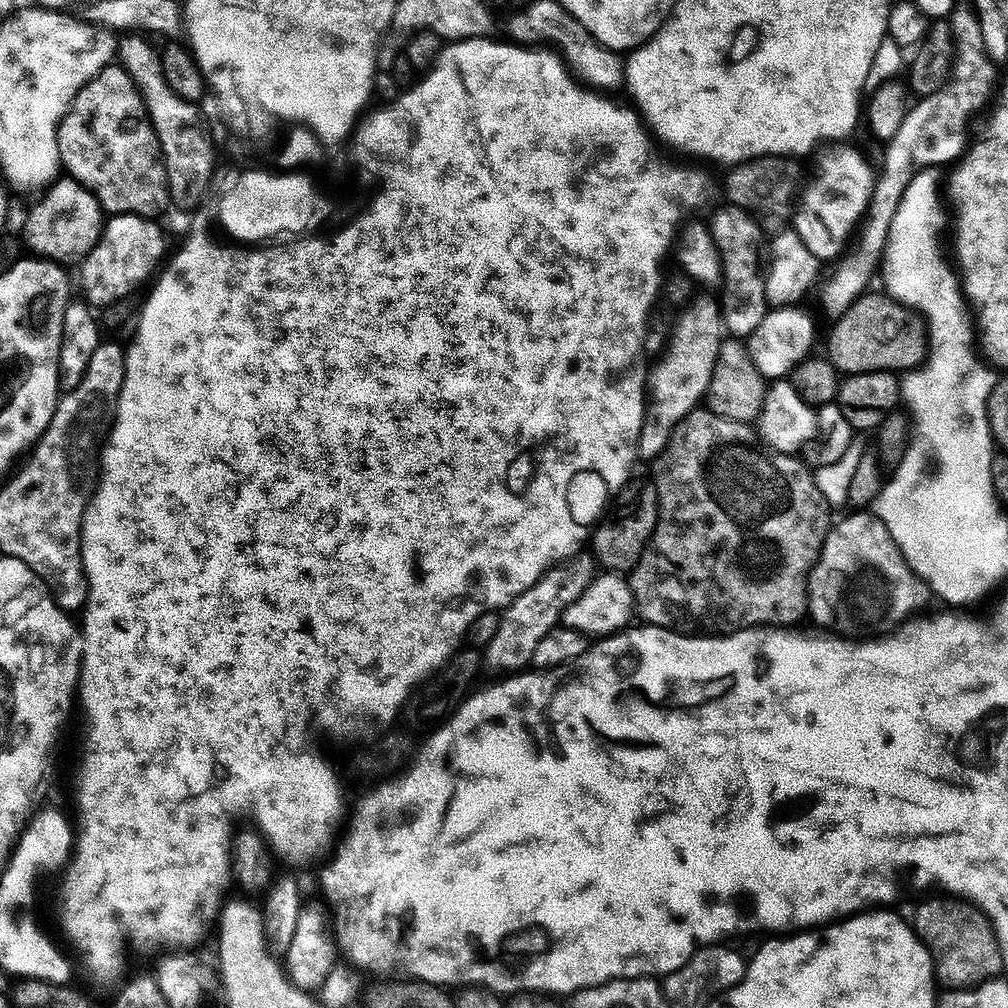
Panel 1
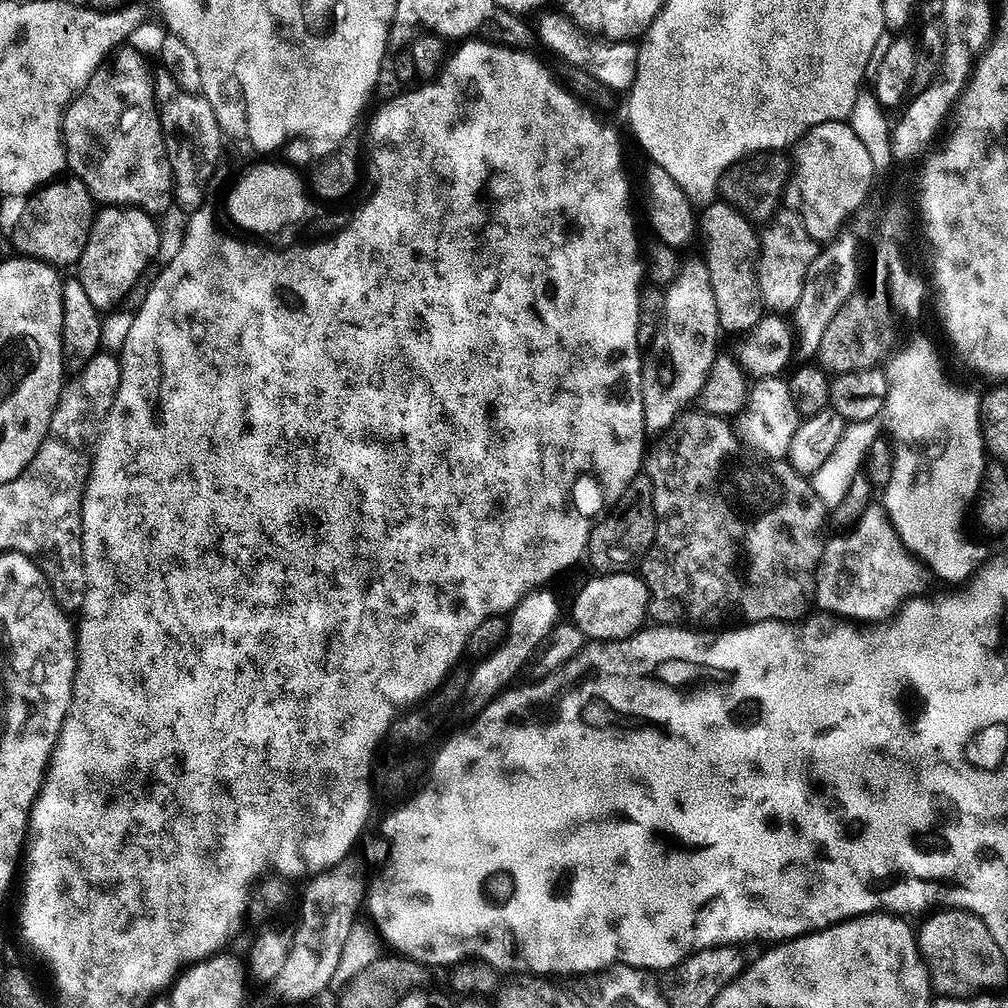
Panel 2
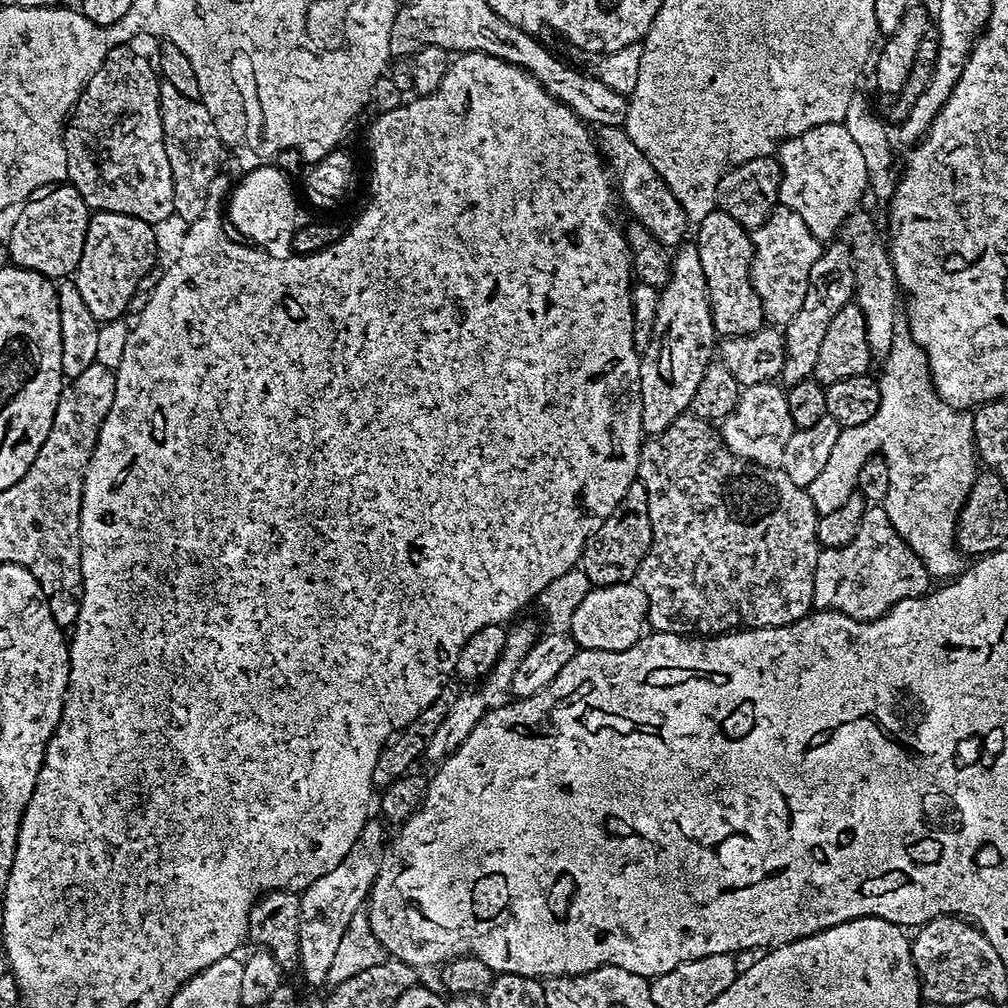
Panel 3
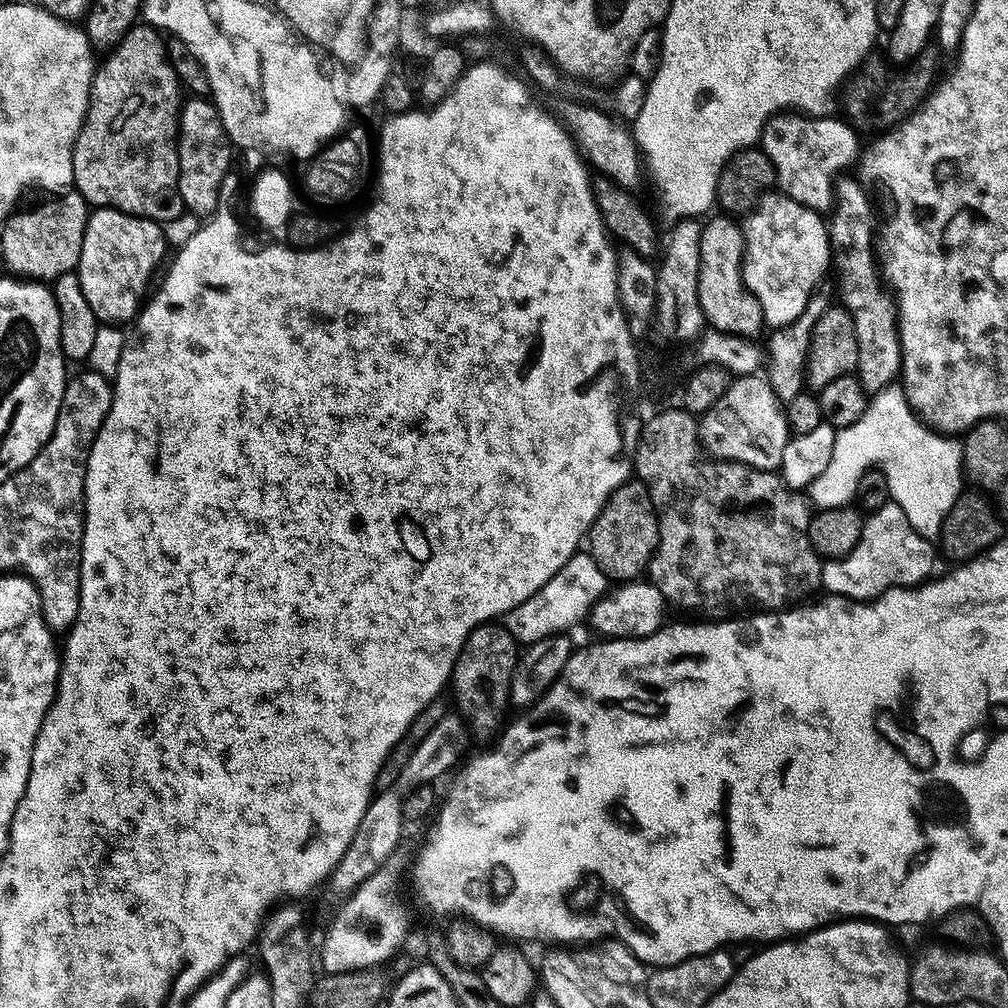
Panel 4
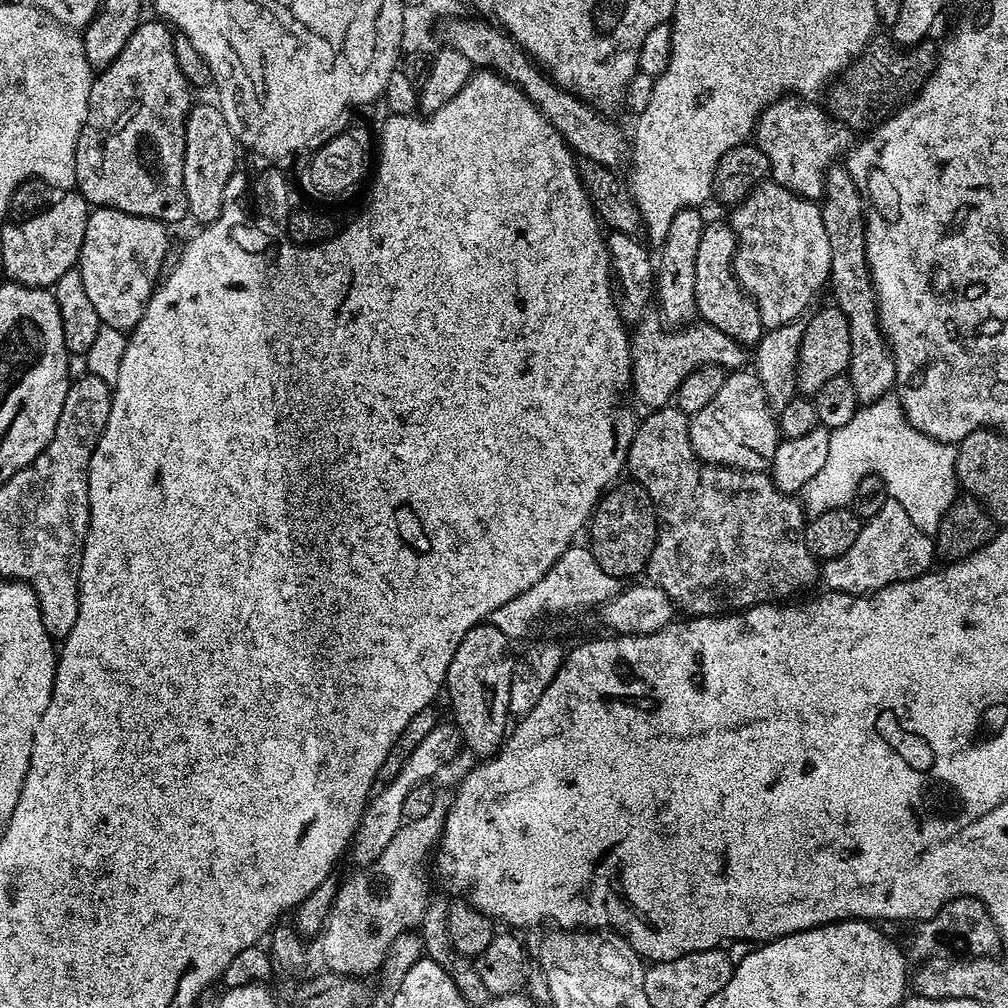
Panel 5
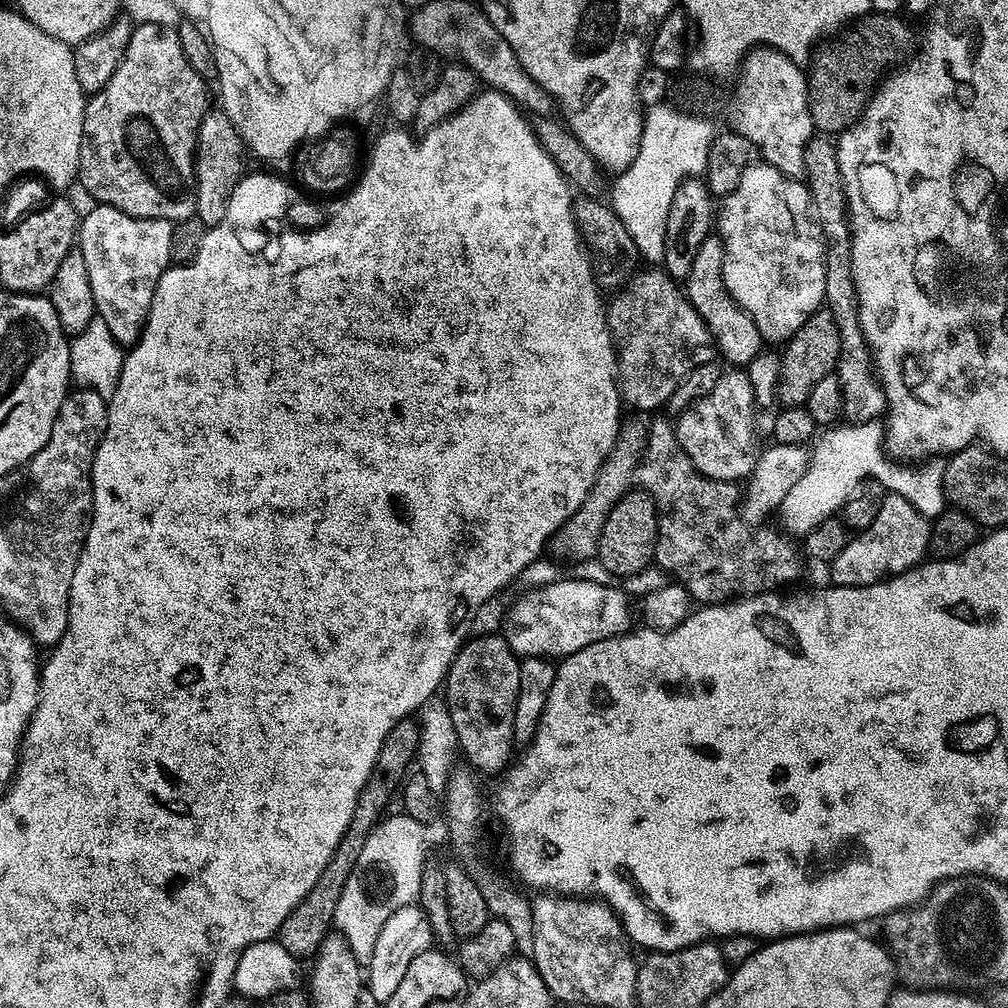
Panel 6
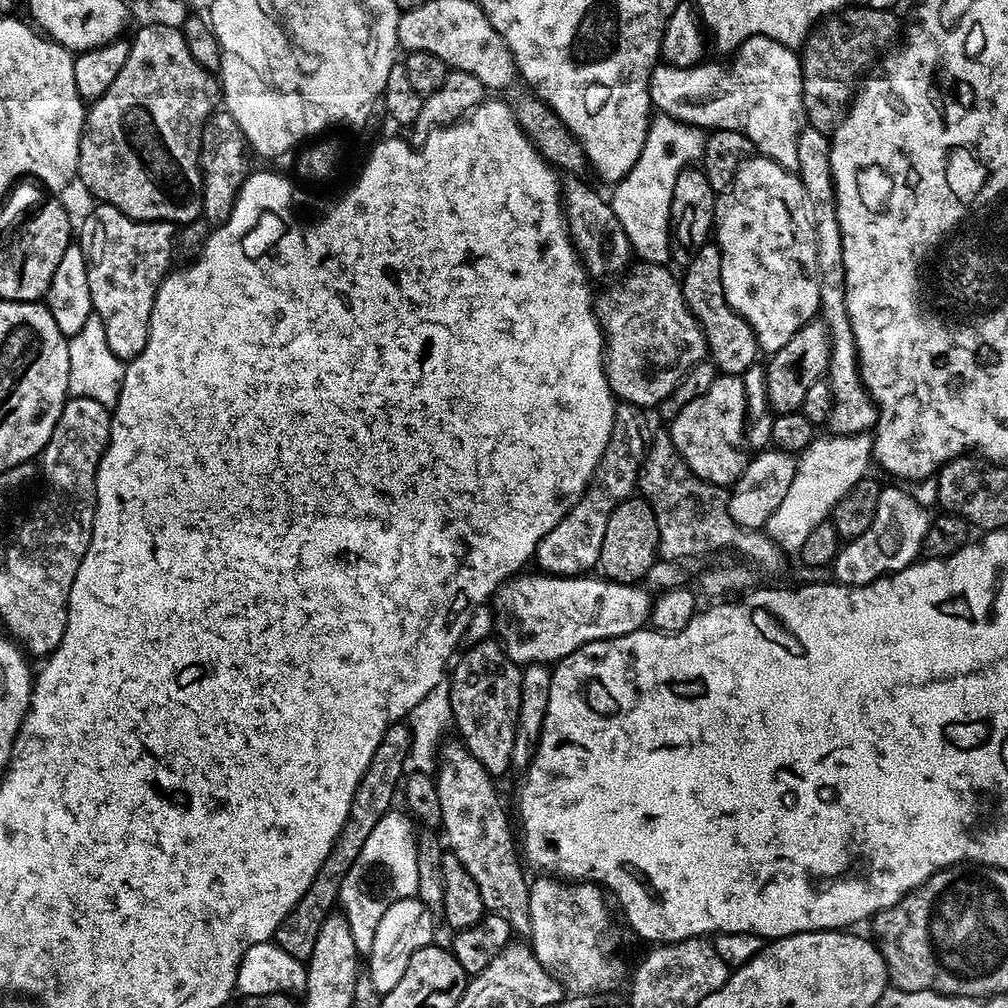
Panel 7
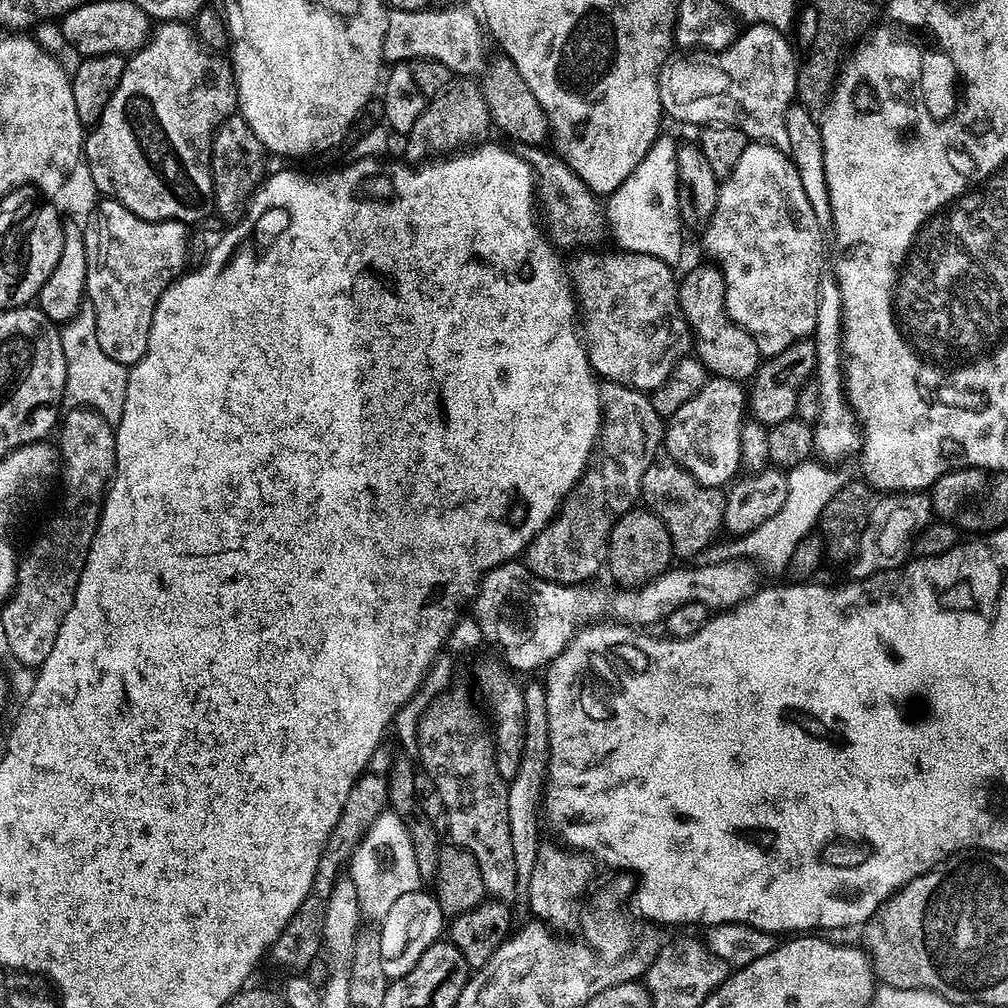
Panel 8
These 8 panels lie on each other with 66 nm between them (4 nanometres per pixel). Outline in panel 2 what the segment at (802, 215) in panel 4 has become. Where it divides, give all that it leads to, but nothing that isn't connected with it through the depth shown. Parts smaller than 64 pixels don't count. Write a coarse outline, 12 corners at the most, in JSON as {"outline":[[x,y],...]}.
{"outline":[[769,223],[756,277],[765,309],[798,306],[818,248],[803,223]]}

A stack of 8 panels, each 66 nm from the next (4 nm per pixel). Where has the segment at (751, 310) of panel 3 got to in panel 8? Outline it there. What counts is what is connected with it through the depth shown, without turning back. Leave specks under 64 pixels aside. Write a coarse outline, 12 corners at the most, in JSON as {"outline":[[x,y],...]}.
{"outline":[[696,264],[678,298],[712,376],[751,381],[758,342],[728,316],[724,272]]}

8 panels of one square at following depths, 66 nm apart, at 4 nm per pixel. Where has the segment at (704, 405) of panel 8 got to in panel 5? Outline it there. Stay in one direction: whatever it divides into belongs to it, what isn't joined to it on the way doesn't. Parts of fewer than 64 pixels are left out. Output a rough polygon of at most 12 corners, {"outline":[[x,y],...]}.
{"outline":[[752,370],[690,417],[697,460],[771,469],[782,439]]}

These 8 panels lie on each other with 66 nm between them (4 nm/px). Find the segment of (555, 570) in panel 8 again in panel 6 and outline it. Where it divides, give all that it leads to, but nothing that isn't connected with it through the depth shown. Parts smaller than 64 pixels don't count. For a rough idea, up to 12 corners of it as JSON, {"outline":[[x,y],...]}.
{"outline":[[628,420],[586,502],[560,527],[554,548],[591,560],[616,503],[633,491],[648,436]]}

